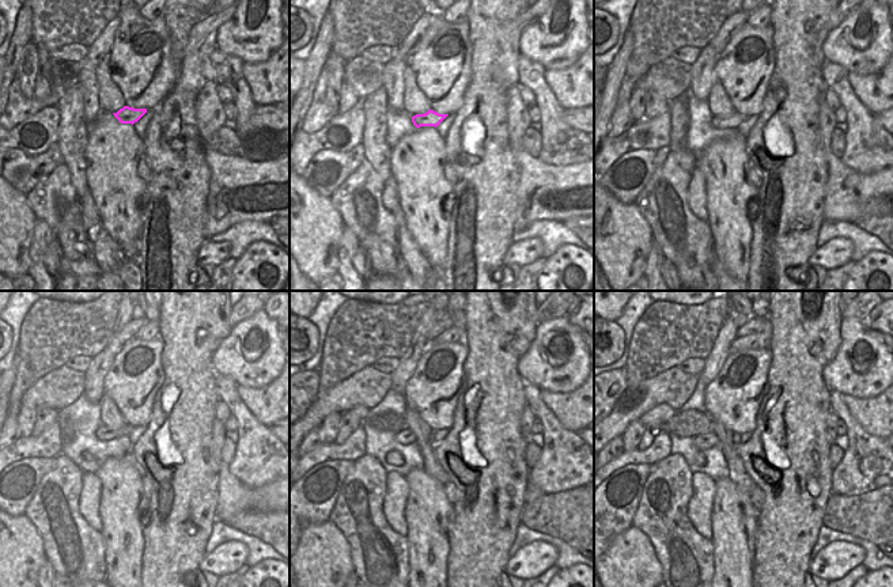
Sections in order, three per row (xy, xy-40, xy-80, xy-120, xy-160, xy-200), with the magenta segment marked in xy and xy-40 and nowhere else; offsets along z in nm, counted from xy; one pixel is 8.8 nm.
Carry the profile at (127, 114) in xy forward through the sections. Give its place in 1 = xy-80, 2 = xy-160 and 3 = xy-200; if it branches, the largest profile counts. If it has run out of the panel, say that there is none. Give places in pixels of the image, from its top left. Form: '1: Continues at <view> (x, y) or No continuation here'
1: Continues at xy-80 (731, 121)
2: Continues at xy-160 (405, 436)
3: Continues at xy-200 (707, 440).

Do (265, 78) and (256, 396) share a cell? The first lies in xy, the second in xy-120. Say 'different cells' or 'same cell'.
same cell

